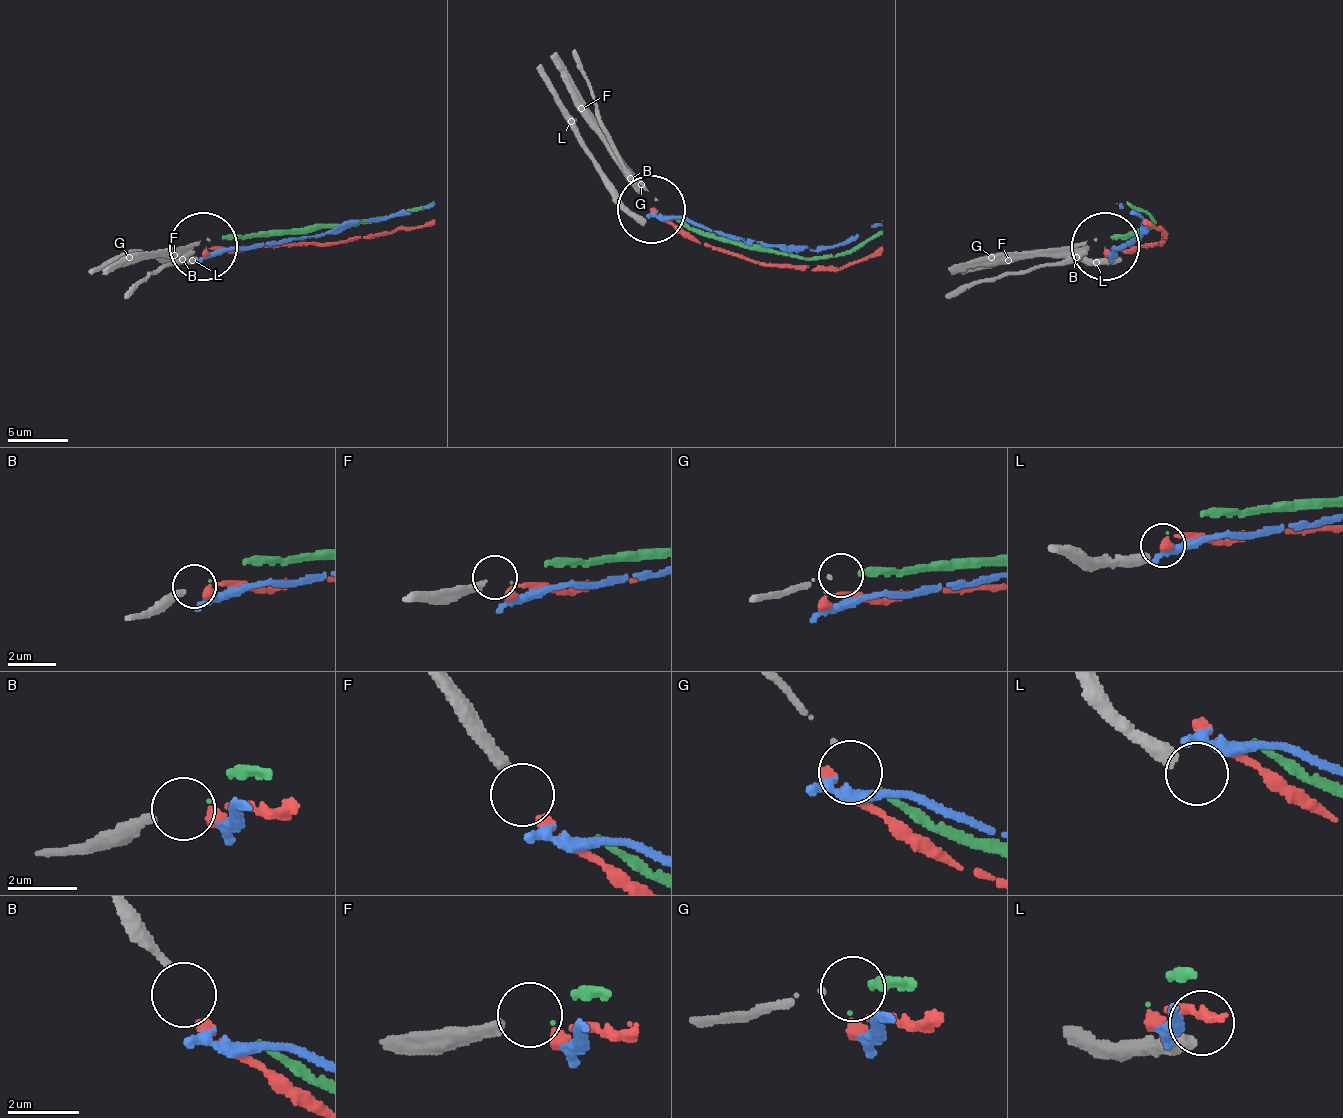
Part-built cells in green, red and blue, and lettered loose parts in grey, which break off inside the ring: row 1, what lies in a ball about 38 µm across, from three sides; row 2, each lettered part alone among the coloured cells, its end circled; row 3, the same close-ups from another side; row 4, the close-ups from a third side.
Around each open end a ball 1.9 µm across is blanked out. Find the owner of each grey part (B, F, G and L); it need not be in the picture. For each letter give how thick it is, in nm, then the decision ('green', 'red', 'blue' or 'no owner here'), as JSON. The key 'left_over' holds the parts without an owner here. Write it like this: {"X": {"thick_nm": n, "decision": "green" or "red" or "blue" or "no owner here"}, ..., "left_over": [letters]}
{"B": {"thick_nm": 240, "decision": "red"}, "F": {"thick_nm": 320, "decision": "green"}, "G": {"thick_nm": 90, "decision": "no owner here"}, "L": {"thick_nm": 440, "decision": "no owner here"}, "left_over": ["G", "L"]}

